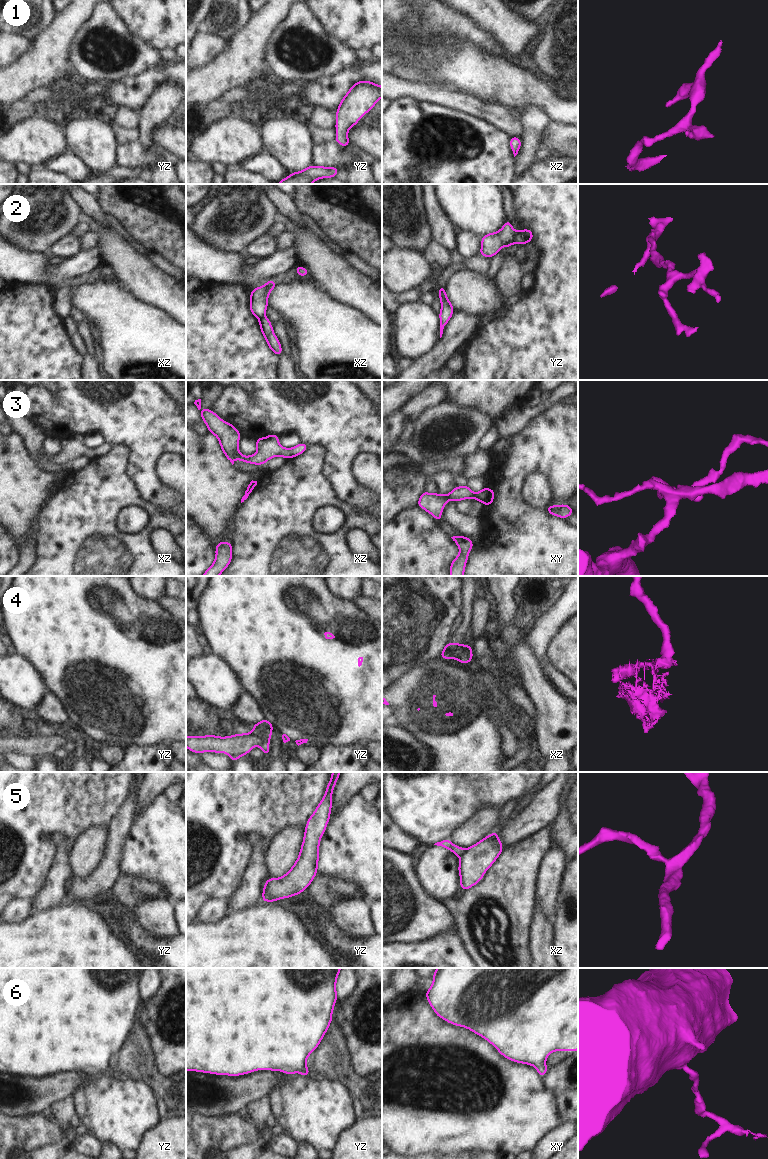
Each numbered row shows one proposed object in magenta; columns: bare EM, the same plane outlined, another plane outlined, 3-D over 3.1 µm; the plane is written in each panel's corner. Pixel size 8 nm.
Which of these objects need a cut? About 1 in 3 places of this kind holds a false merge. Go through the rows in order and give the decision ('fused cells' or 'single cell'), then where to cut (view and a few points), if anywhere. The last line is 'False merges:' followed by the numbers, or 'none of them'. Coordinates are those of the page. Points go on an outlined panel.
1: single cell; no cut
2: fused cells; cut in yz along (516, 232), (514, 242)
3: single cell; no cut
4: fused cells; cut in yz along (270, 724), (272, 728)
5: fused cells; cut in xz along (465, 849), (459, 856)
6: single cell; no cut
False merges: 2, 4, 5

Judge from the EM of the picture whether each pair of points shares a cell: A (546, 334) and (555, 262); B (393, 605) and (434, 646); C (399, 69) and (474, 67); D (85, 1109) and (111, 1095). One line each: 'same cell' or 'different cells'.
A: same cell
B: same cell
C: different cells
D: same cell

